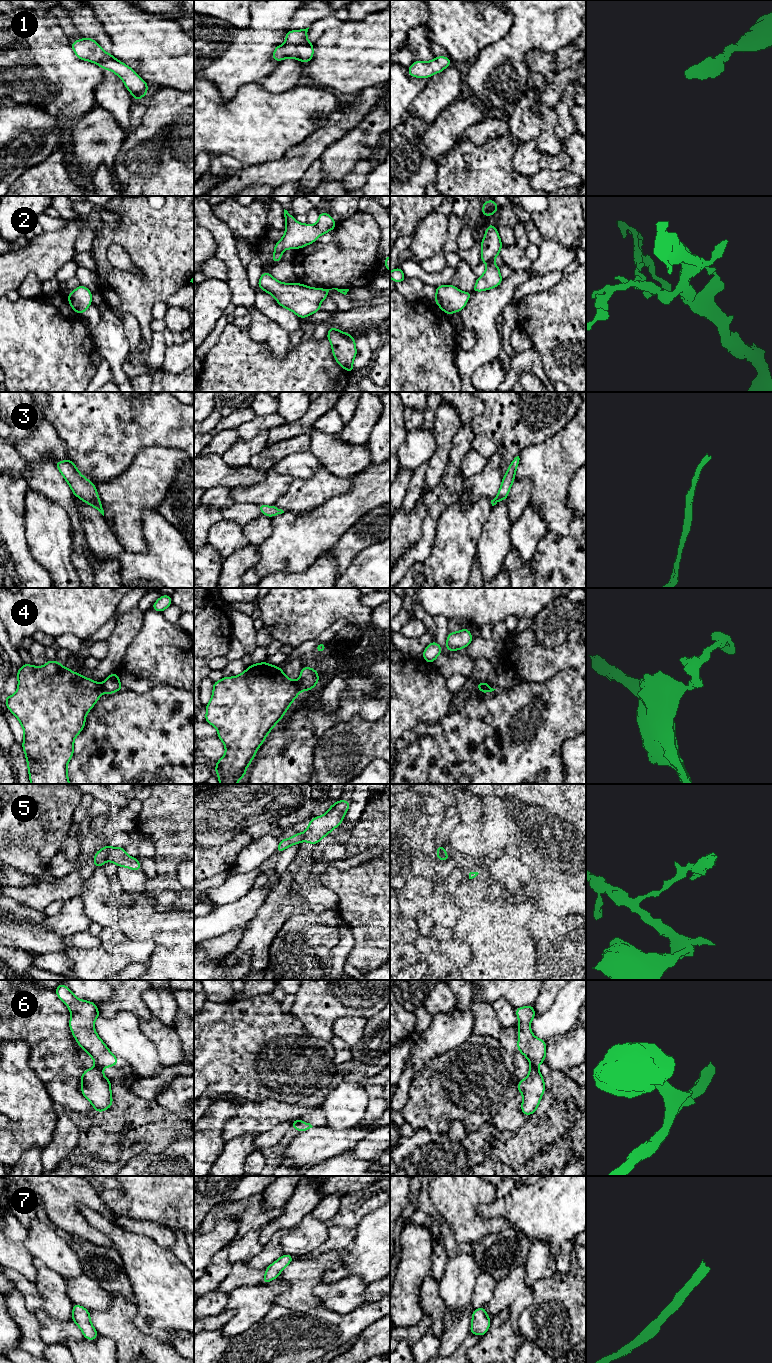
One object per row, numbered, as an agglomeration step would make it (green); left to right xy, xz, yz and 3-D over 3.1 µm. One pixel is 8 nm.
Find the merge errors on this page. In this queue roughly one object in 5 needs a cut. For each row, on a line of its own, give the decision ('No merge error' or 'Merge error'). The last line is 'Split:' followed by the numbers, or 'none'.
1: No merge error
2: No merge error
3: No merge error
4: Merge error
5: Merge error
6: Merge error
7: No merge error
Split: 4, 5, 6

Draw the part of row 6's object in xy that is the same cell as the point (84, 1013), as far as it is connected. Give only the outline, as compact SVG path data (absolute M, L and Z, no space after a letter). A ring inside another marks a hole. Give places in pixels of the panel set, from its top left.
M58 984L55 992L69 1008L69 1027L78 1045L100 1068L117 1065L118 1058L111 1053L94 1029L94 1022L100 1016L97 1004L78 999L65 984Z

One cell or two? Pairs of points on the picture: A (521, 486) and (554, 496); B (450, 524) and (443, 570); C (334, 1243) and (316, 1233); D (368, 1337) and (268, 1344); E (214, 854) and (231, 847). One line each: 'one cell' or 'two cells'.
A: two cells
B: one cell
C: two cells
D: two cells
E: one cell

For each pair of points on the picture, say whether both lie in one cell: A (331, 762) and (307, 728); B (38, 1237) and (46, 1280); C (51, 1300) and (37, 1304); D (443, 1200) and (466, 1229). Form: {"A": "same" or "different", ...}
{"A": "different", "B": "different", "C": "different", "D": "same"}

